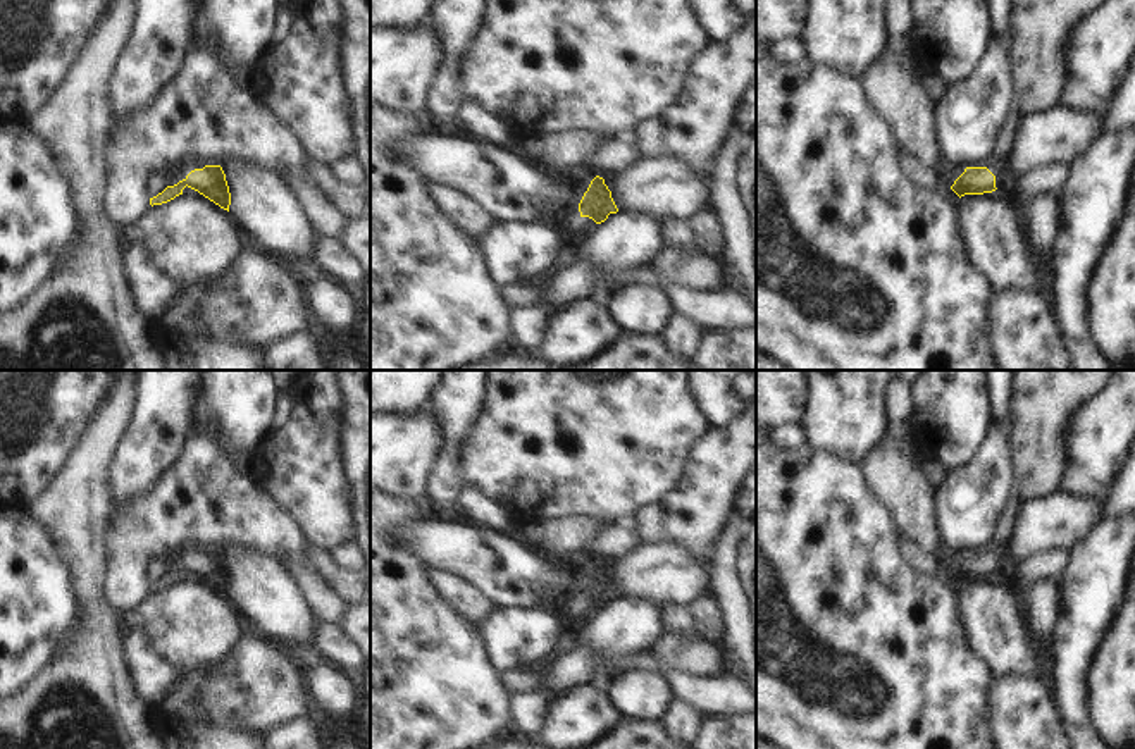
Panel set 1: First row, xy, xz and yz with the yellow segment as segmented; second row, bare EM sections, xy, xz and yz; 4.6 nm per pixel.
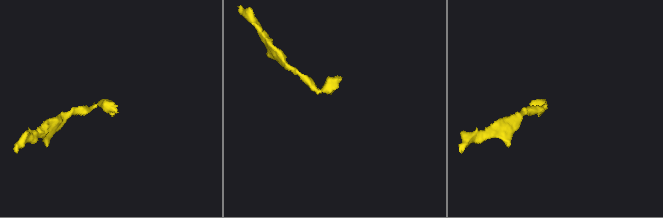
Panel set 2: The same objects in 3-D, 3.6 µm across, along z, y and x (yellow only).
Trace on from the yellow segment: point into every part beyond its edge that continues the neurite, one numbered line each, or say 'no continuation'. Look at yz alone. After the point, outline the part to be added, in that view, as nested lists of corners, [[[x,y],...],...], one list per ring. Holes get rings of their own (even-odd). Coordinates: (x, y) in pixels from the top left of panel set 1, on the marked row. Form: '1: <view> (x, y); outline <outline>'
1: yz (1006, 138); outline [[[1013,107],[1006,115],[1006,122],[995,139],[995,148],[985,162],[985,167],[992,174],[995,174],[1011,157],[1021,119],[1023,114],[1016,107]]]

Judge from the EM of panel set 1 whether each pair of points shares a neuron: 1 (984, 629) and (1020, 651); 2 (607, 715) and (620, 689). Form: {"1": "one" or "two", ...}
{"1": "one", "2": "two"}

